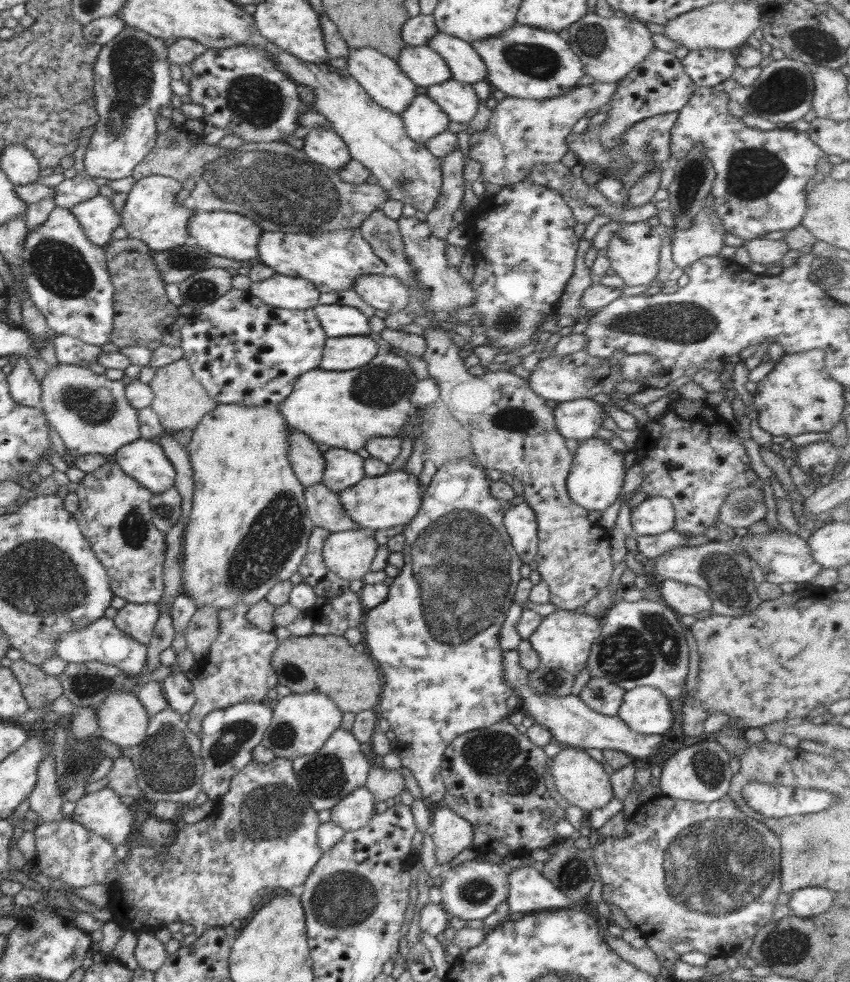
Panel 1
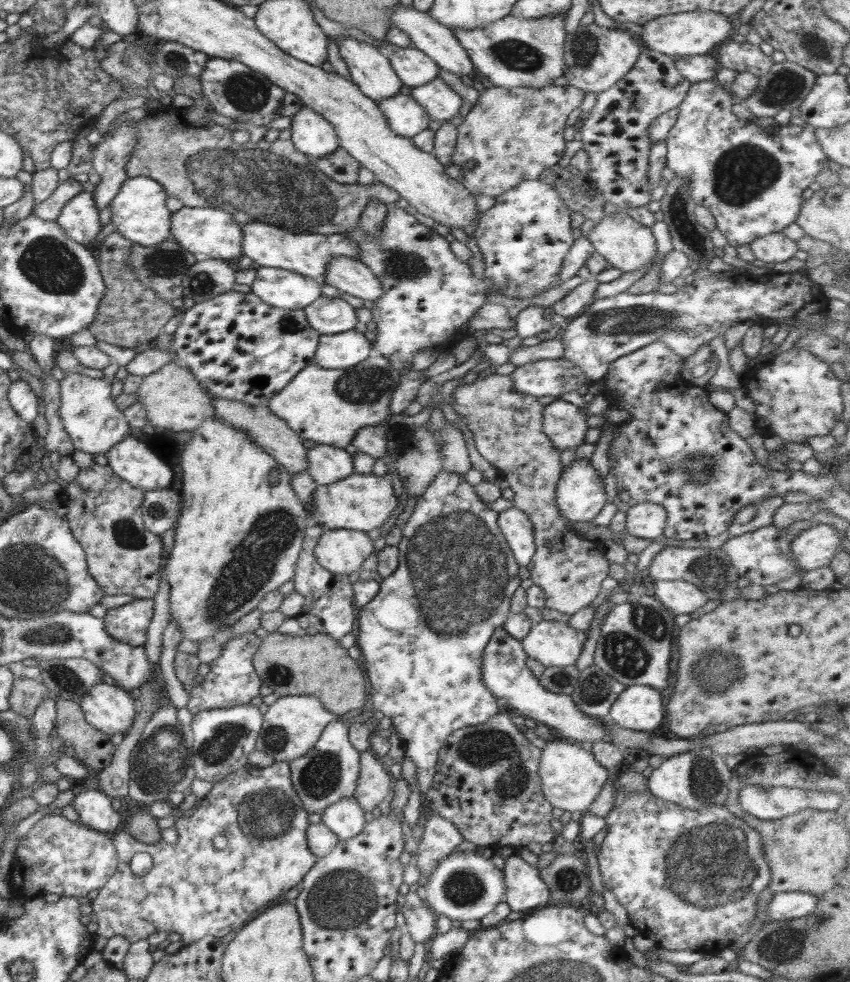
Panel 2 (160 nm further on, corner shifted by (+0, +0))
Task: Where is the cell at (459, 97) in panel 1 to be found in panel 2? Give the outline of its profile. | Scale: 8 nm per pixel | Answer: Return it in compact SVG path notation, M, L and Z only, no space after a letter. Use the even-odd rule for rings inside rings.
M440 77L412 87L410 94L419 102L434 121L450 121L458 116L463 98Z

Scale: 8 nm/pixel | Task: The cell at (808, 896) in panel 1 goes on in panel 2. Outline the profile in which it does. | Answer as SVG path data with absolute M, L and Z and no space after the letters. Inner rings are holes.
M786 892L775 893L766 906L769 920L790 920L808 916L816 908L818 896L810 893Z

